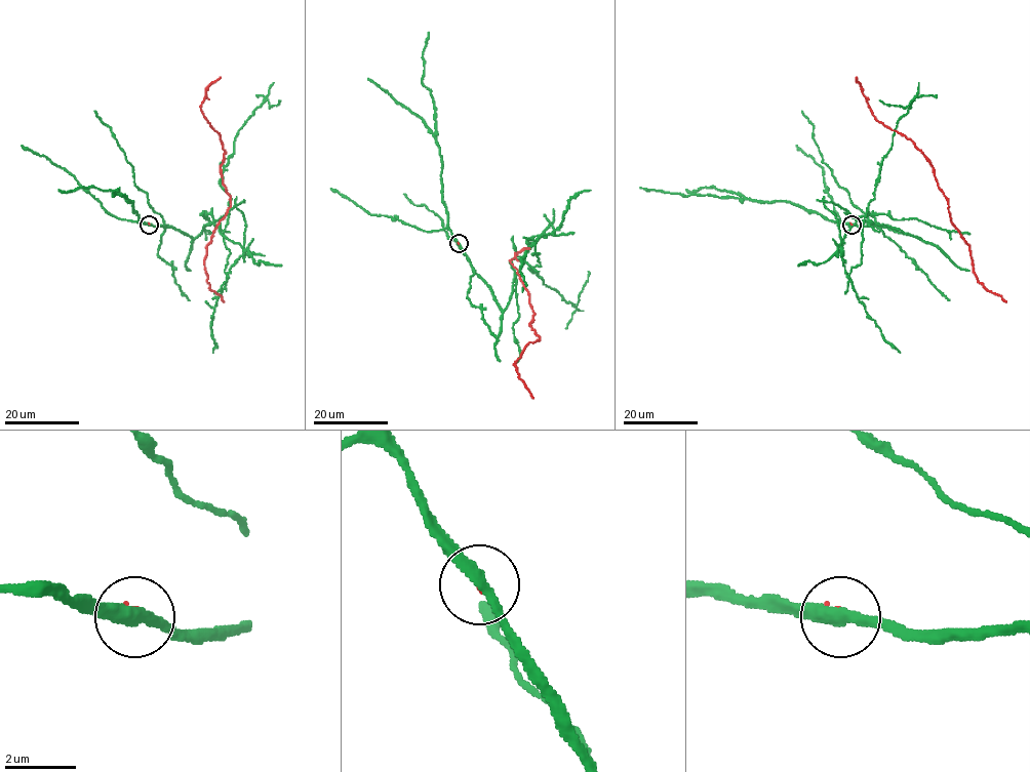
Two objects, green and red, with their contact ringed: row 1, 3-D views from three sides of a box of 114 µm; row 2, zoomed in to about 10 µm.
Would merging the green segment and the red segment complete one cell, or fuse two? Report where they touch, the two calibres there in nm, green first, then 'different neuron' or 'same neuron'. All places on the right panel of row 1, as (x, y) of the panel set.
(852, 225) | 320/70 nm | different neuron

